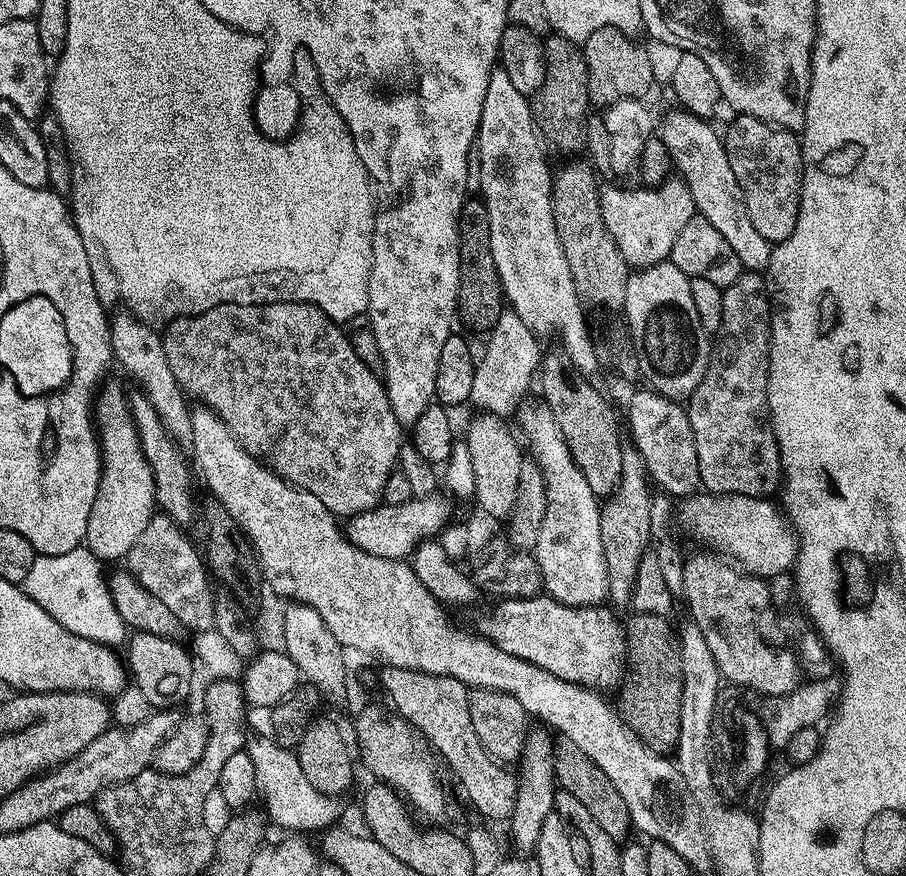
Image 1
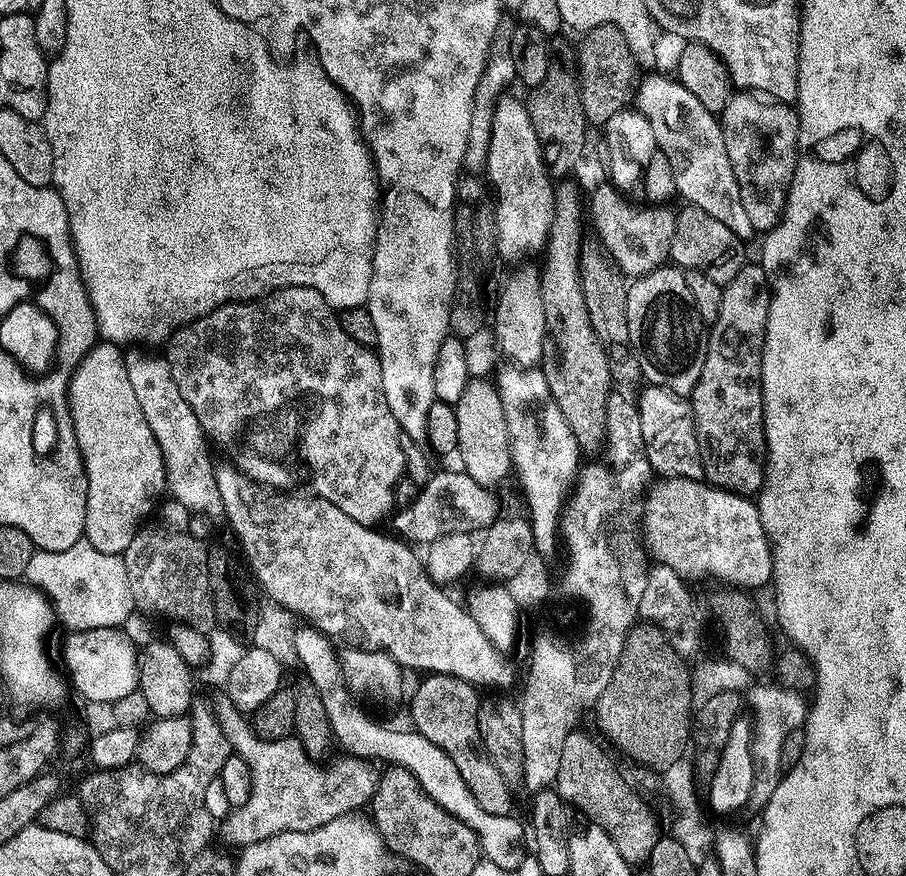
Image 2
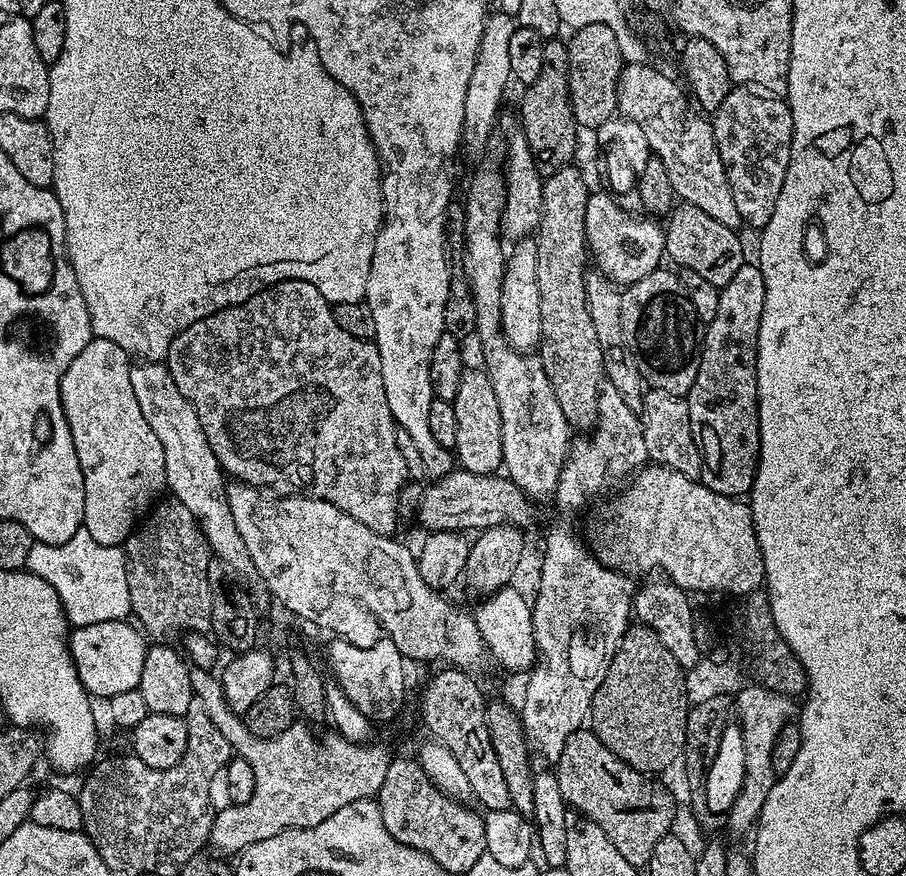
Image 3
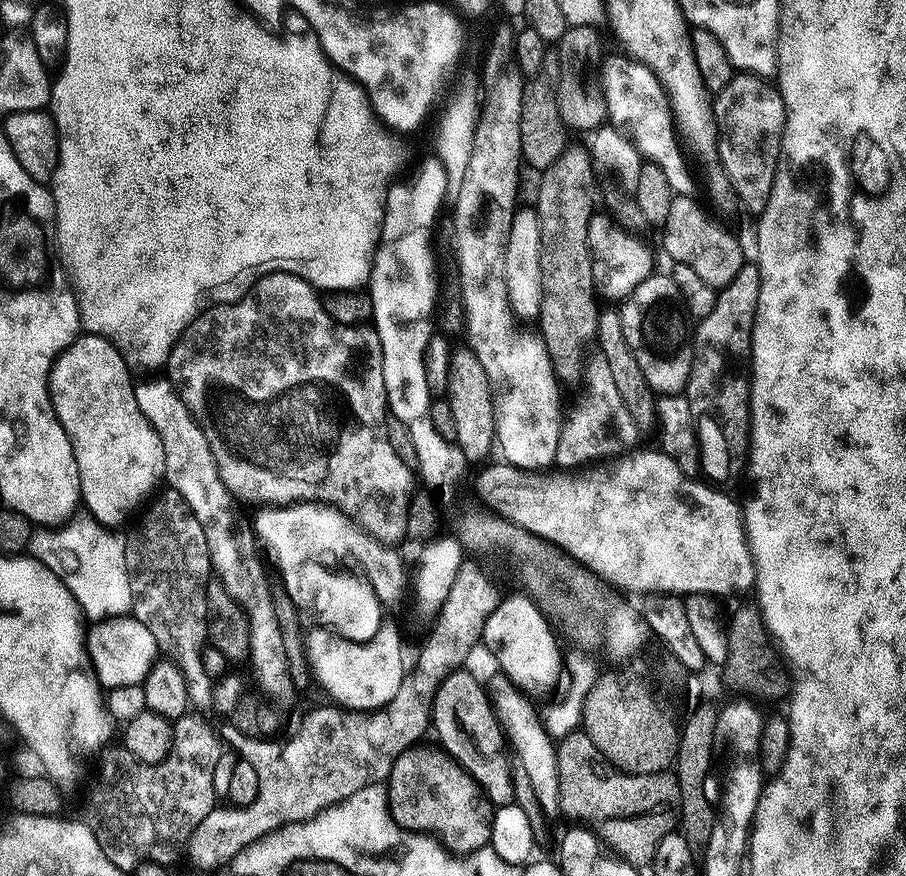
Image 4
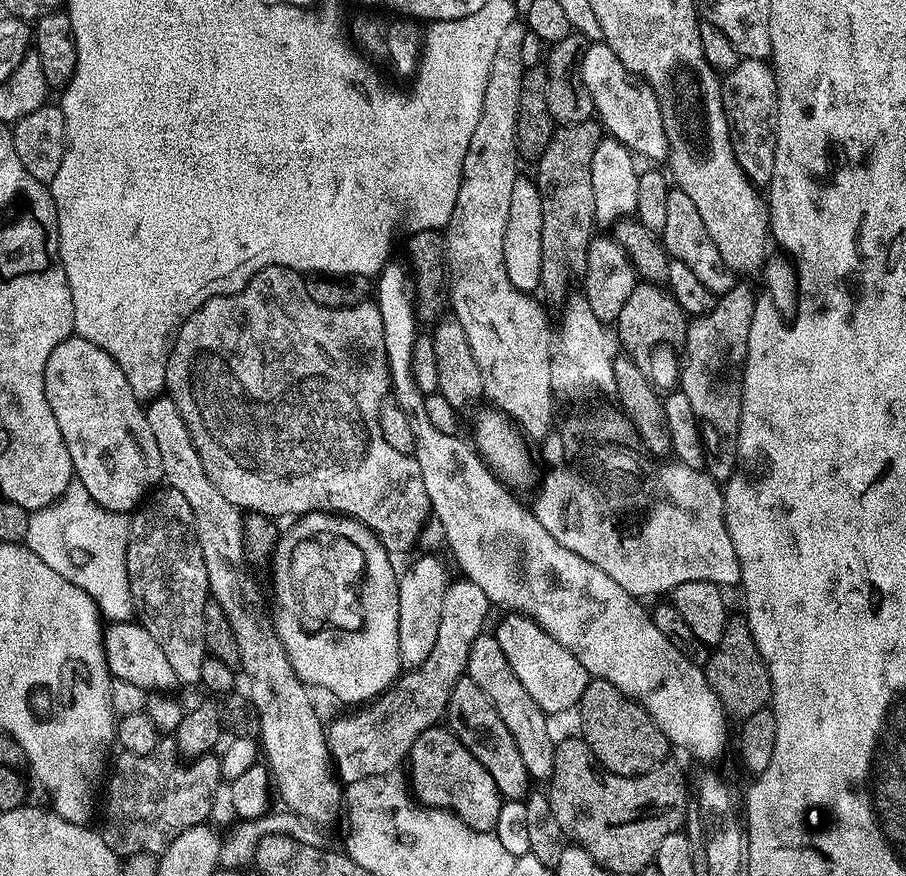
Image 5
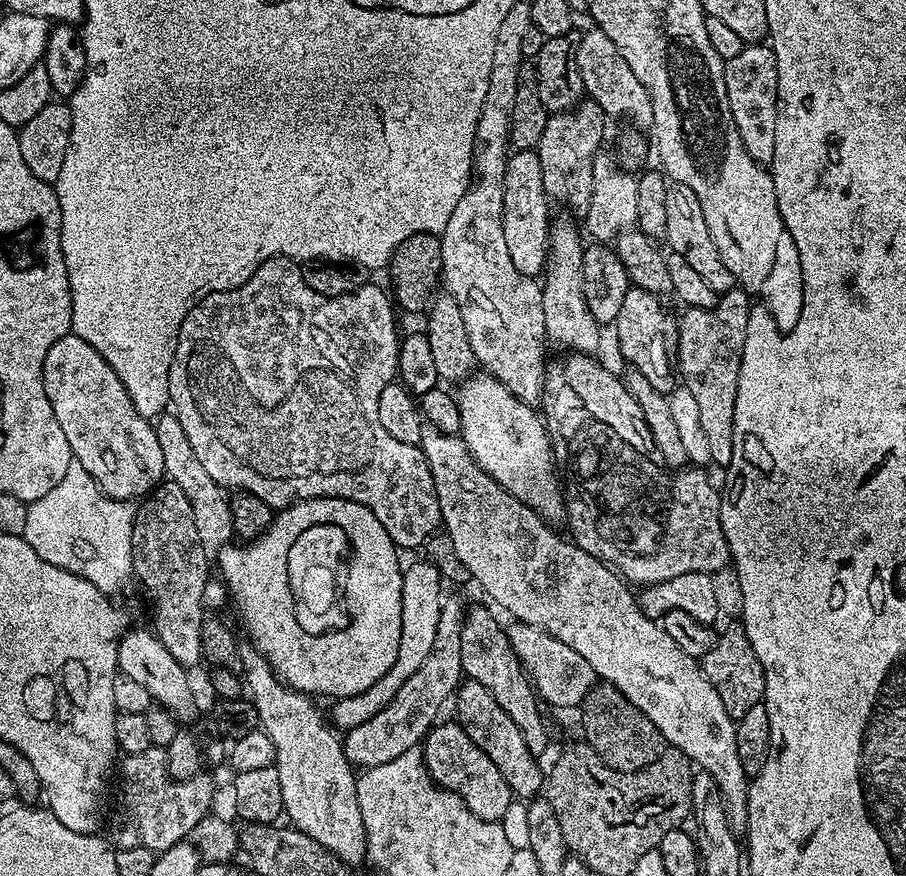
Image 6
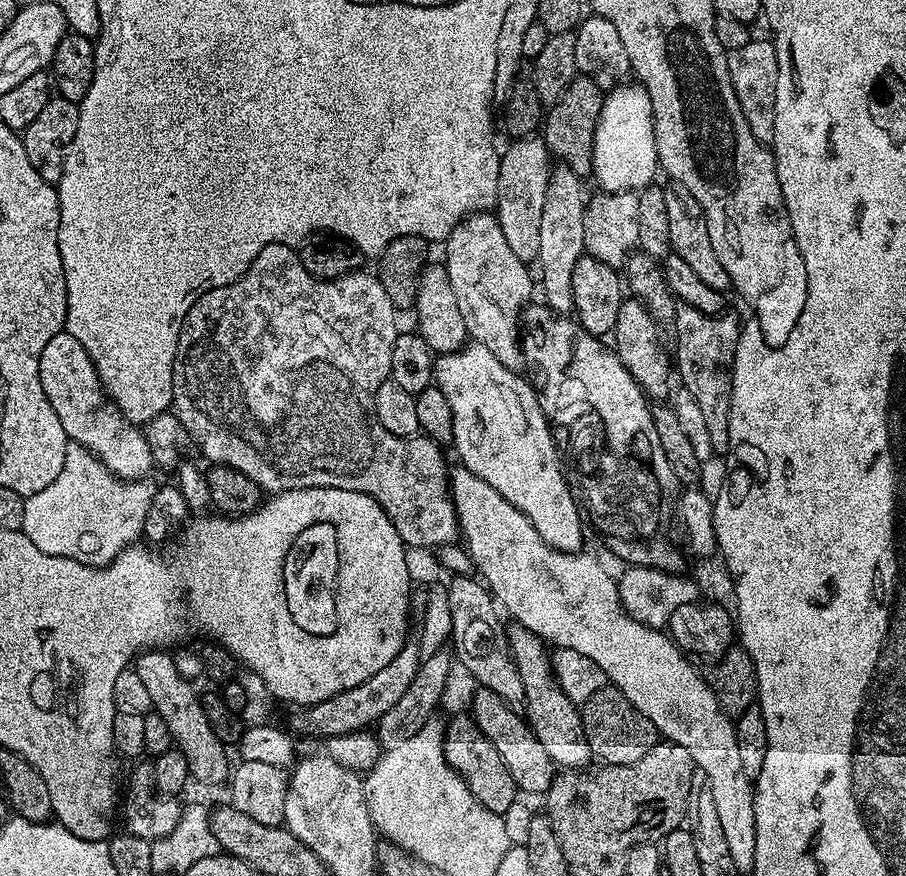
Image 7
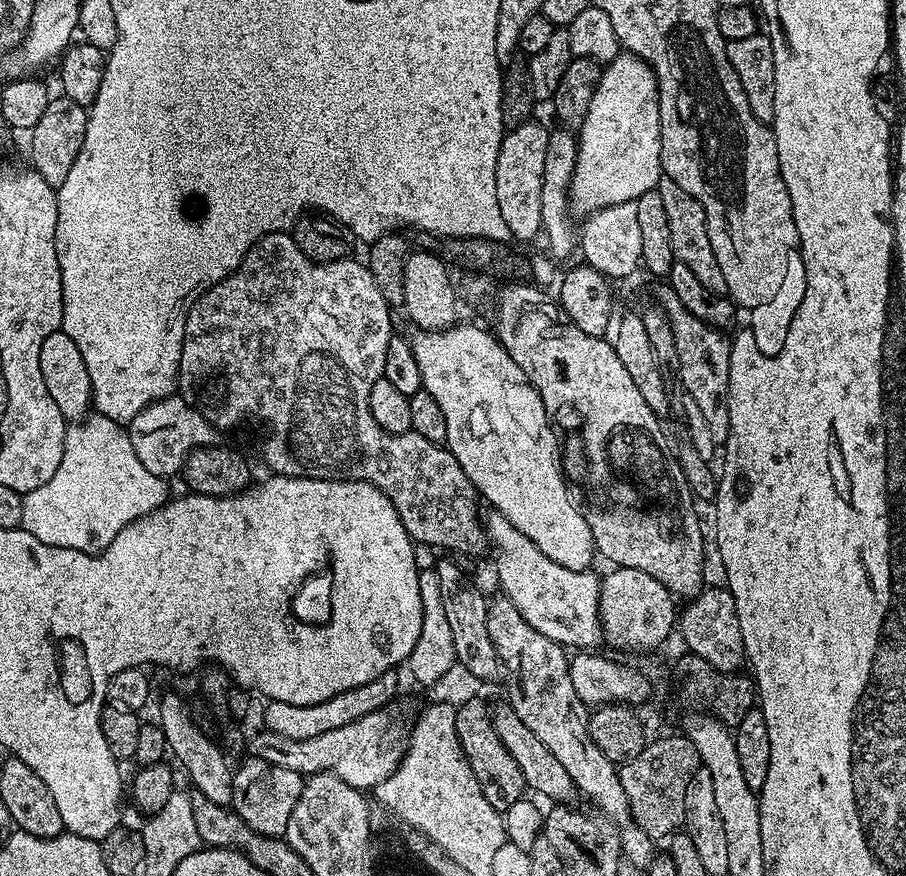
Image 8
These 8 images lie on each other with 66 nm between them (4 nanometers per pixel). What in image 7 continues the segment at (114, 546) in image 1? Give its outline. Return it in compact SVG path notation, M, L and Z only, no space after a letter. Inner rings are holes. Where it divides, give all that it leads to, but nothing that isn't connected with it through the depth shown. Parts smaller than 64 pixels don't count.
M68 331L59 332L50 338L50 342L46 342L38 364L42 390L58 414L62 430L66 430L69 441L83 444L95 452L119 480L145 479L149 475L148 471L154 468L147 435L141 429L139 432L132 425L135 423L108 399L98 378L98 370L90 354L86 354L86 346L82 346L82 342L78 342L78 338L71 336Z

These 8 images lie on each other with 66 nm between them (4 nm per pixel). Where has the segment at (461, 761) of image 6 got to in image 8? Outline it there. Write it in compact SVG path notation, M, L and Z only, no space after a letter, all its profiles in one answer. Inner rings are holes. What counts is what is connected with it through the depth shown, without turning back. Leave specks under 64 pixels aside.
M479 698L456 708L458 742L462 746L465 758L470 762L470 770L474 770L474 778L478 778L482 786L482 794L486 794L486 802L490 802L494 810L503 814L510 806L514 806L514 802L522 799L526 785L522 770L511 757L510 750L503 745L502 739L495 733L489 705L486 706L483 702L484 700Z

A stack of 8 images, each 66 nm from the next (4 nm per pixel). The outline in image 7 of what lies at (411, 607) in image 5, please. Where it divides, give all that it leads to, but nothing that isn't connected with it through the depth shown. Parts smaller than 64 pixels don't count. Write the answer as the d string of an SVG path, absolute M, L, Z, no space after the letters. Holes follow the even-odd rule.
M414 640L405 641L402 650L382 670L378 670L378 674L366 678L362 686L342 690L342 694L334 694L334 698L326 698L317 704L301 707L292 724L304 736L321 736L321 738L371 729L379 724L382 716L402 698L404 691L412 684L421 663L419 643Z

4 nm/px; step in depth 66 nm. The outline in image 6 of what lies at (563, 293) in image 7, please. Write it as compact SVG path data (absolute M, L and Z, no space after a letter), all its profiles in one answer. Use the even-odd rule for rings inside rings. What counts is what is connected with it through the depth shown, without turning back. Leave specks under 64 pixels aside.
M566 226L556 227L549 233L548 258L542 276L542 312L547 337L564 346L580 350L582 354L596 351L602 340L602 326L594 319L582 294L581 254L584 249L580 236Z

